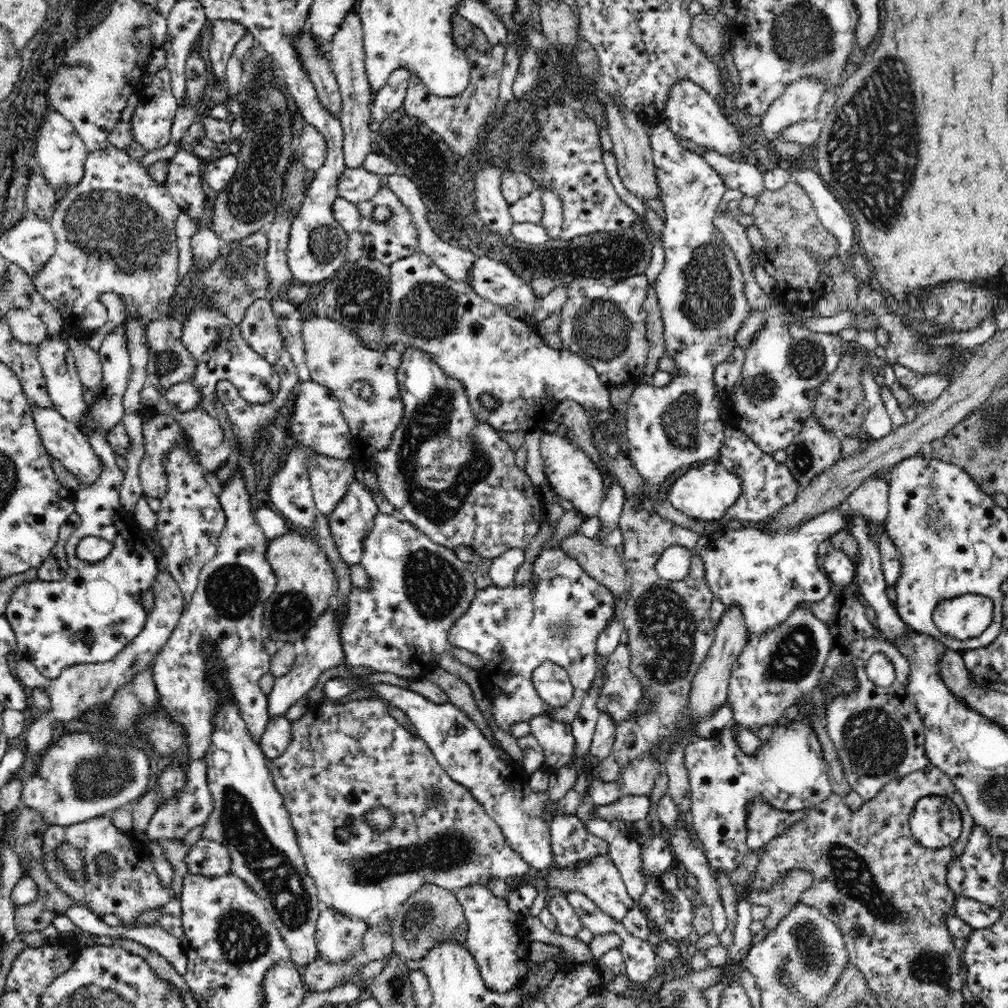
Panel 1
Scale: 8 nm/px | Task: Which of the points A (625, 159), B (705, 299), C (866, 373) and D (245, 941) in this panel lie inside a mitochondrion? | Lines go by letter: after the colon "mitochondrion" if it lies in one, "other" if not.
A: other
B: mitochondrion
C: other
D: mitochondrion

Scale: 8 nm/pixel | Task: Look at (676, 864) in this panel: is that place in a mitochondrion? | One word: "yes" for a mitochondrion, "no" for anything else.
no

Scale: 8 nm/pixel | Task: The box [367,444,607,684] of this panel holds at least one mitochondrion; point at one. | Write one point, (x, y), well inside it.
(434, 586)

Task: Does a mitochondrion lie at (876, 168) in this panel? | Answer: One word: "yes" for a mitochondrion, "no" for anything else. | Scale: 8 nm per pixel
yes

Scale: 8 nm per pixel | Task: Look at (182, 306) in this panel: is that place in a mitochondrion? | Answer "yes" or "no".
no

